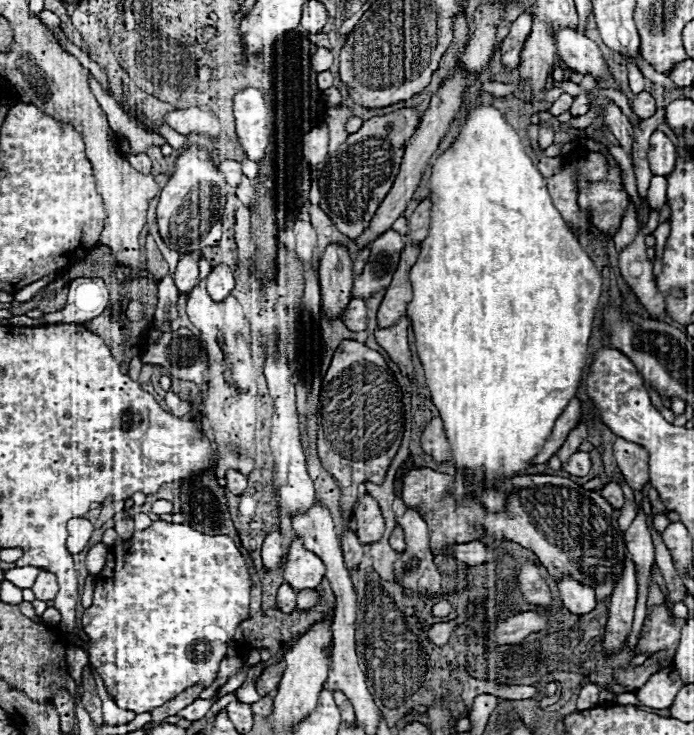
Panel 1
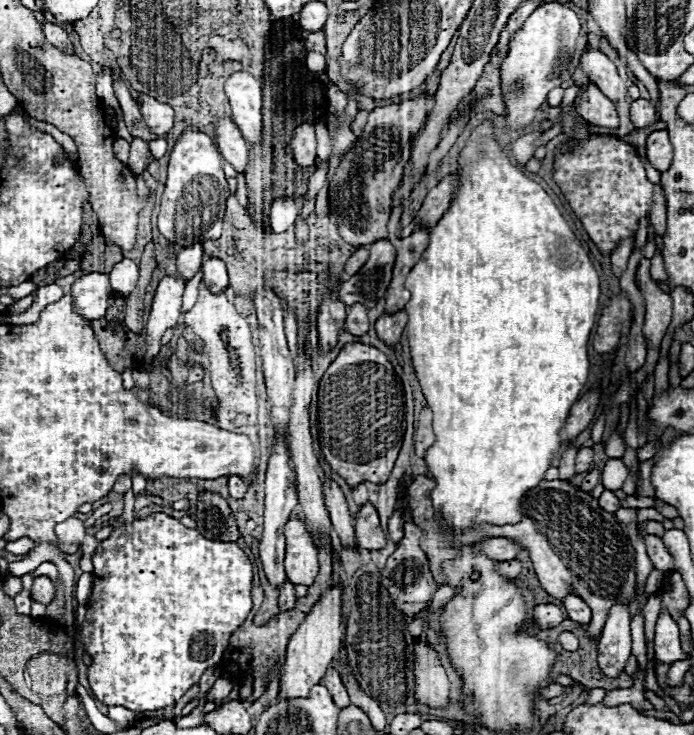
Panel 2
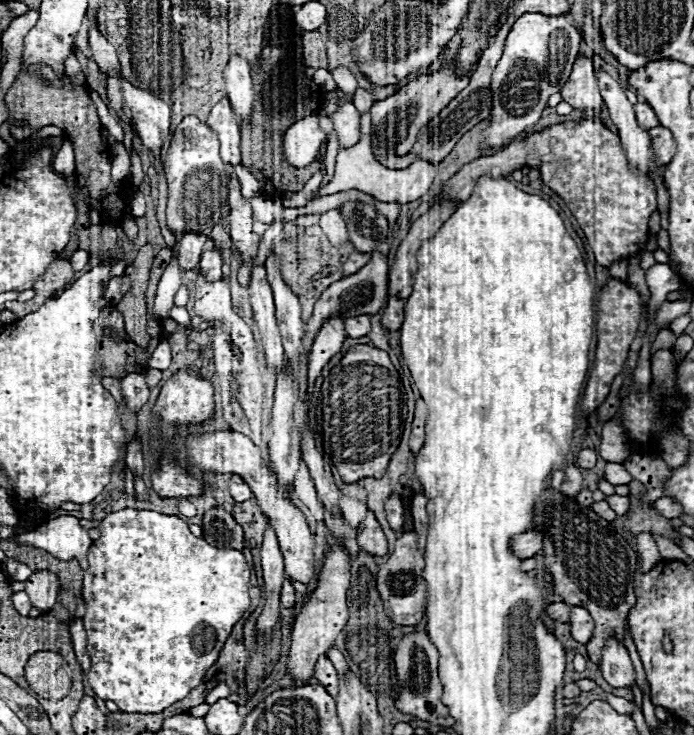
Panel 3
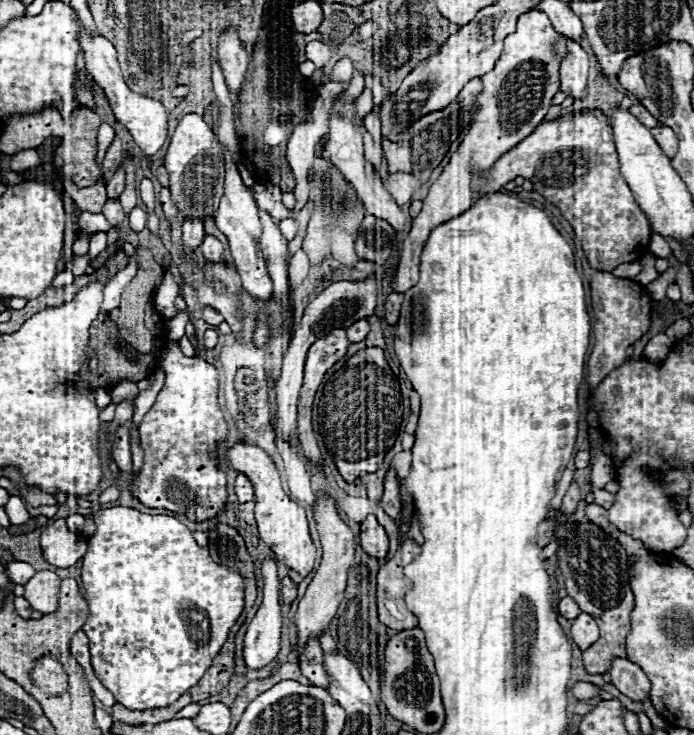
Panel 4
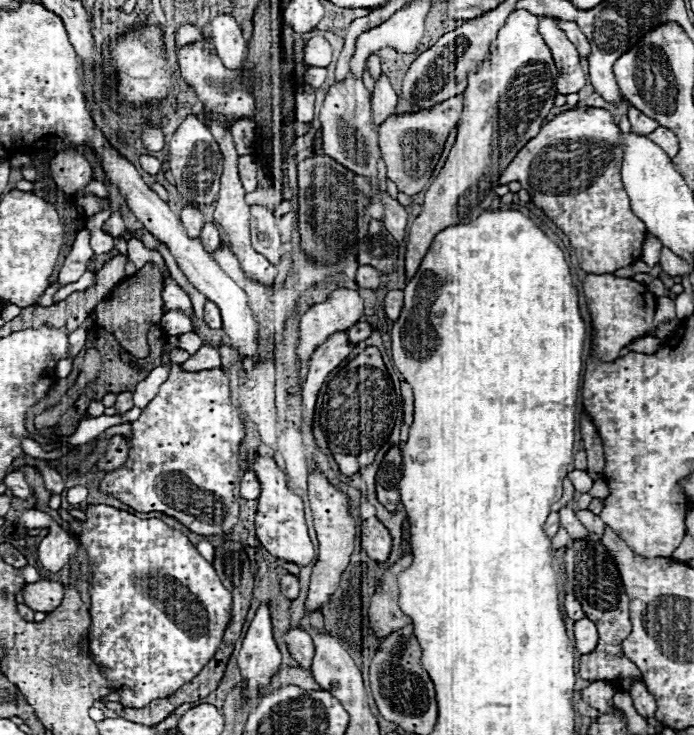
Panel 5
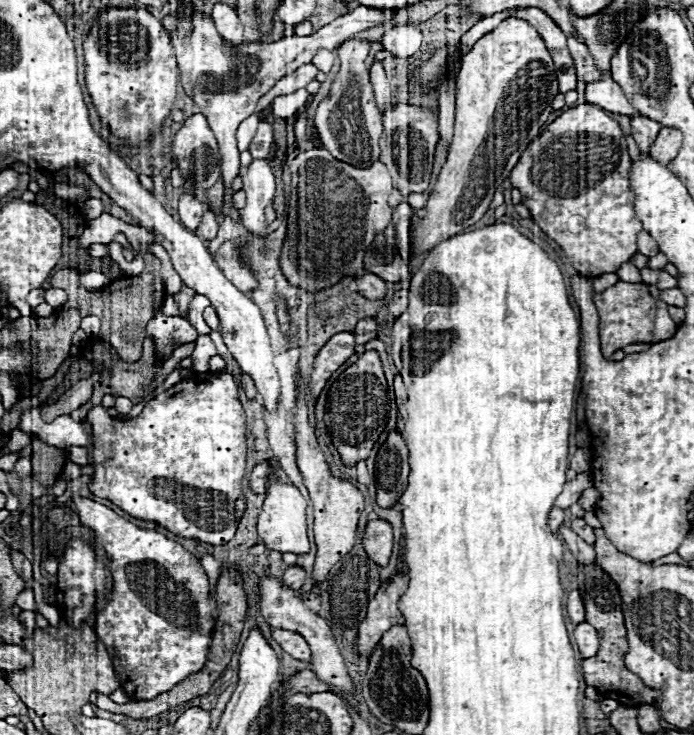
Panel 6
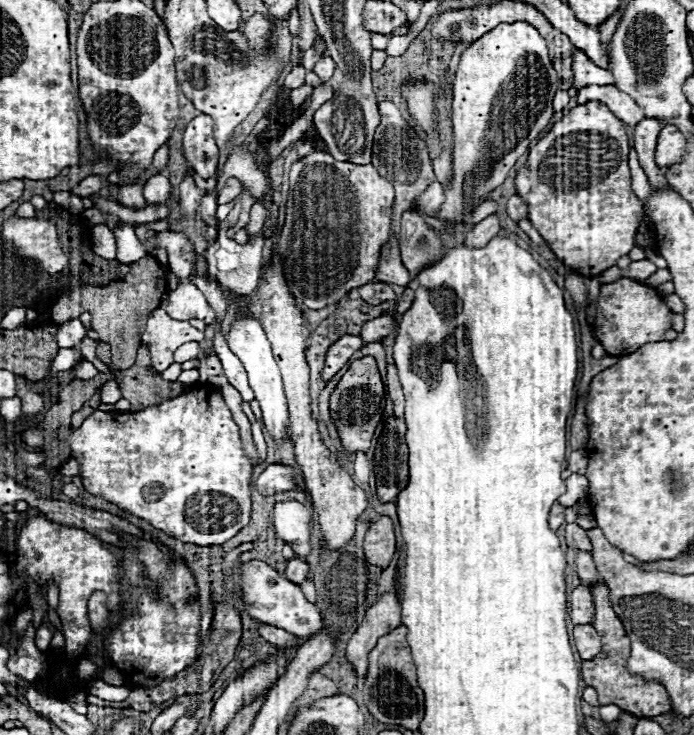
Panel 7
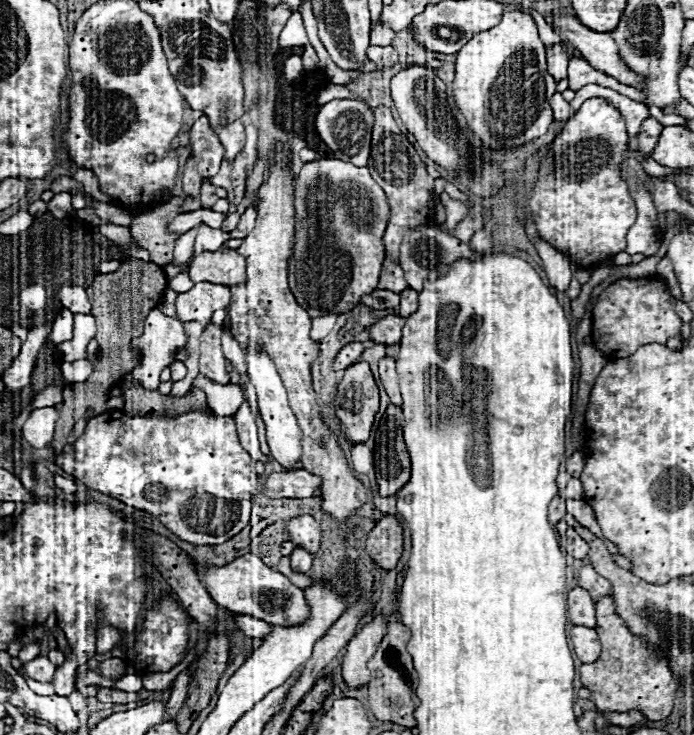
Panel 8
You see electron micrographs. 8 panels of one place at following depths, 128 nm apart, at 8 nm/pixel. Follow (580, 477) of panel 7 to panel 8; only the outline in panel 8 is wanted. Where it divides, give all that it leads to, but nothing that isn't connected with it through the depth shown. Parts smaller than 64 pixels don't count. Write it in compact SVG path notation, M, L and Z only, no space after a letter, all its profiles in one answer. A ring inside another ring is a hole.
M570 478L566 488L560 492L560 496L566 500L566 498L572 498L572 500L582 500L584 498L584 488L582 488L582 482L578 478Z

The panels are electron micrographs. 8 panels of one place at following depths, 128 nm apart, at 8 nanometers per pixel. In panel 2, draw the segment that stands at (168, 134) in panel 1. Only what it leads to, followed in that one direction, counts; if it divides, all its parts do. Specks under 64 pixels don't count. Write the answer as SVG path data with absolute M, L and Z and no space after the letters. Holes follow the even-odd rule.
M114 76L114 82L116 82L116 88L114 88L114 90L116 90L116 98L118 98L118 102L120 102L120 108L122 108L122 112L124 112L124 122L126 122L126 126L128 126L128 130L132 132L132 136L134 136L134 138L142 138L142 140L168 138L168 134L158 136L158 134L154 134L154 132L146 126L144 116L142 116L142 112L140 112L140 106L138 106L138 102L134 102L134 98L130 96L126 84L122 80L118 80L116 76Z

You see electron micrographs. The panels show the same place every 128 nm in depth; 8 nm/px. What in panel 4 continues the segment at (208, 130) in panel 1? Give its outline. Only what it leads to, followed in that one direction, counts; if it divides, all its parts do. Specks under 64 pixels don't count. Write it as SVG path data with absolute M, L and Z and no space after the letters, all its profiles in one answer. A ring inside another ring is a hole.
M82 28L78 40L80 40L82 52L84 52L84 58L86 58L86 68L94 76L94 82L100 88L104 88L106 98L110 102L110 108L112 108L116 120L130 130L130 134L134 136L136 144L144 150L146 156L154 156L162 148L162 144L166 140L166 134L168 134L166 132L166 126L168 126L168 112L166 112L166 108L162 106L162 102L158 102L154 98L148 98L148 96L142 96L138 92L132 92L126 86L124 76L122 76L120 66L118 66L118 60L116 60L116 50L114 50L114 46L106 38L102 38L102 36L90 38L86 34L86 30Z

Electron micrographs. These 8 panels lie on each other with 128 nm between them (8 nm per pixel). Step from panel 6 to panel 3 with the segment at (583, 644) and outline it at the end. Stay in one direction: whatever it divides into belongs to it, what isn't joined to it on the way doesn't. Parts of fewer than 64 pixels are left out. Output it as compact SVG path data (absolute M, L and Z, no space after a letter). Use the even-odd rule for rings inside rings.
M574 606L570 612L570 626L572 626L572 638L580 644L586 644L594 630L594 620L590 618L588 610L582 606Z

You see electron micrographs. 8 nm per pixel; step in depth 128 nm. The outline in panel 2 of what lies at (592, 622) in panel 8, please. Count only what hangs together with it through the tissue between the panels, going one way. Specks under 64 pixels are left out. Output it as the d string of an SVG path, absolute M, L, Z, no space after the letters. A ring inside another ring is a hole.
M538 604L534 608L534 614L532 614L532 624L538 628L538 630L548 630L548 628L554 628L562 622L562 610L554 604Z

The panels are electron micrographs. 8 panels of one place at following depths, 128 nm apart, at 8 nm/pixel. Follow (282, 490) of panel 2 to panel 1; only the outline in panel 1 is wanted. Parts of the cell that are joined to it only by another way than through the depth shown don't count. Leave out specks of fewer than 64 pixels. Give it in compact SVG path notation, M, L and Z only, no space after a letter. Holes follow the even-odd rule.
M272 530L264 544L262 544L262 560L264 560L264 566L266 568L278 568L280 560L282 560L282 554L284 554L284 534L278 530Z

